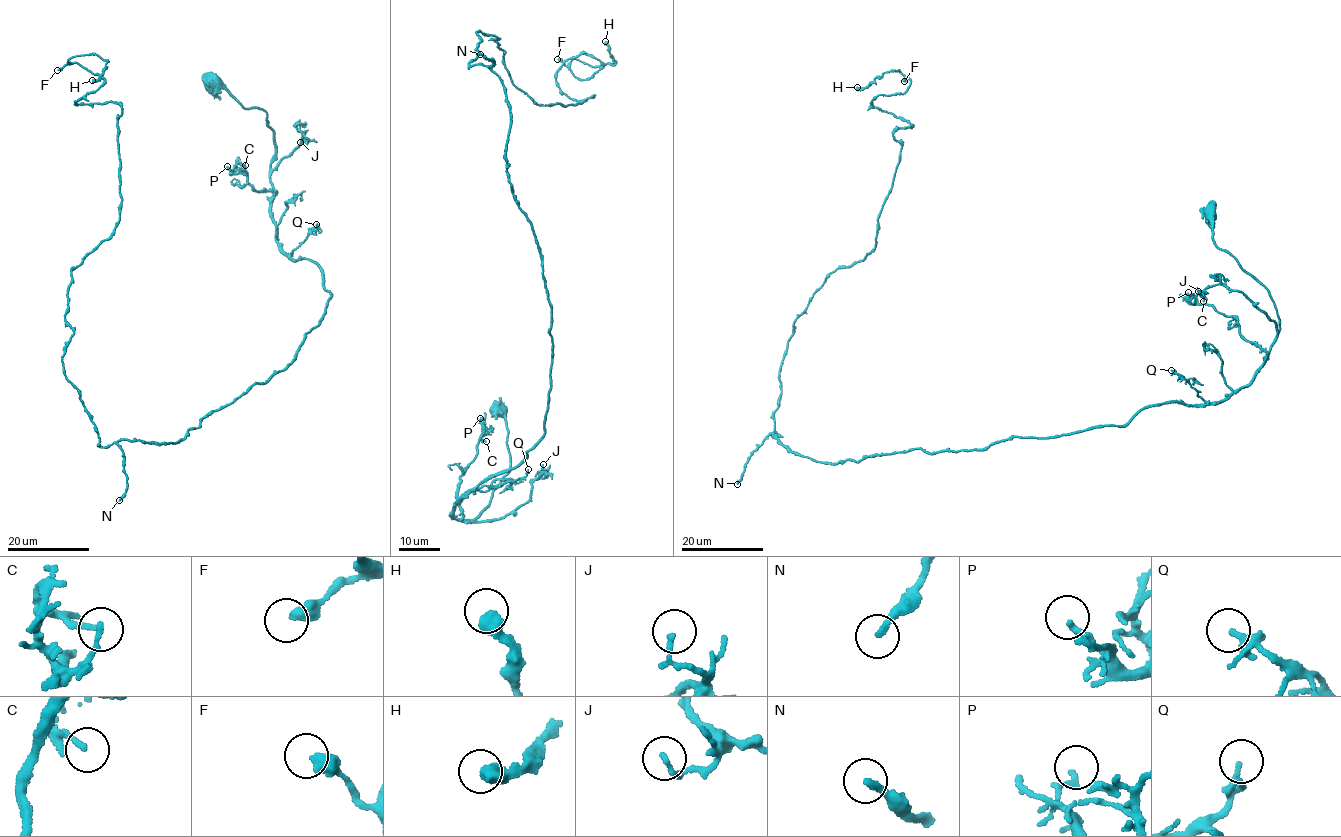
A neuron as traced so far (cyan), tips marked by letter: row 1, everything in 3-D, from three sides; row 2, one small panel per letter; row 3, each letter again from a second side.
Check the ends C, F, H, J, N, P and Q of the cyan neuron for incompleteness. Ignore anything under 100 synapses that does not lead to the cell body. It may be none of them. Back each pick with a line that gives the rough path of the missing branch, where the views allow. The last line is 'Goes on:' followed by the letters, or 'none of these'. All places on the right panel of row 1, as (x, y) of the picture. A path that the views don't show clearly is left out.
N: Course of what is missing: (737, 484), (689, 479), (690, 448), (727, 412), (818, 406), (858, 430), (857, 448), (829, 446), (824, 427)
Goes on: N

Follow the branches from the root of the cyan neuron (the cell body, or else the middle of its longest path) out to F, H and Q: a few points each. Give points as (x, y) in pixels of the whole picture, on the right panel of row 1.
F: (1208, 213), (1280, 325), (1221, 401), (787, 451), (793, 322), (874, 247), (912, 125), (870, 103), (904, 81)
H: (1208, 213), (1280, 325), (1221, 401), (812, 460), (793, 322), (912, 125), (857, 87)
Q: (1208, 213), (1217, 246), (1233, 255), (1269, 292), (1279, 331), (1254, 379), (1220, 401), (1206, 403), (1171, 370)

